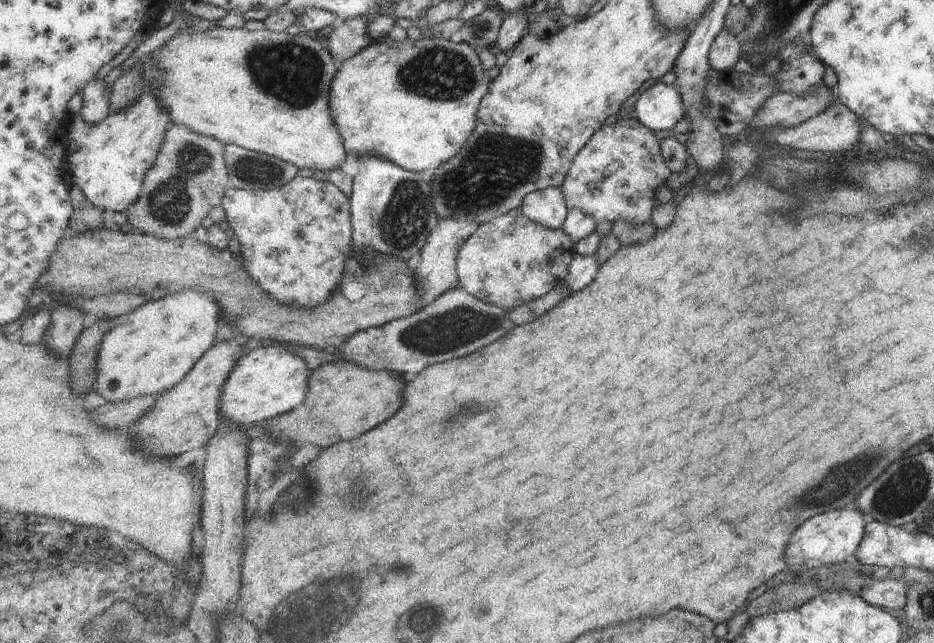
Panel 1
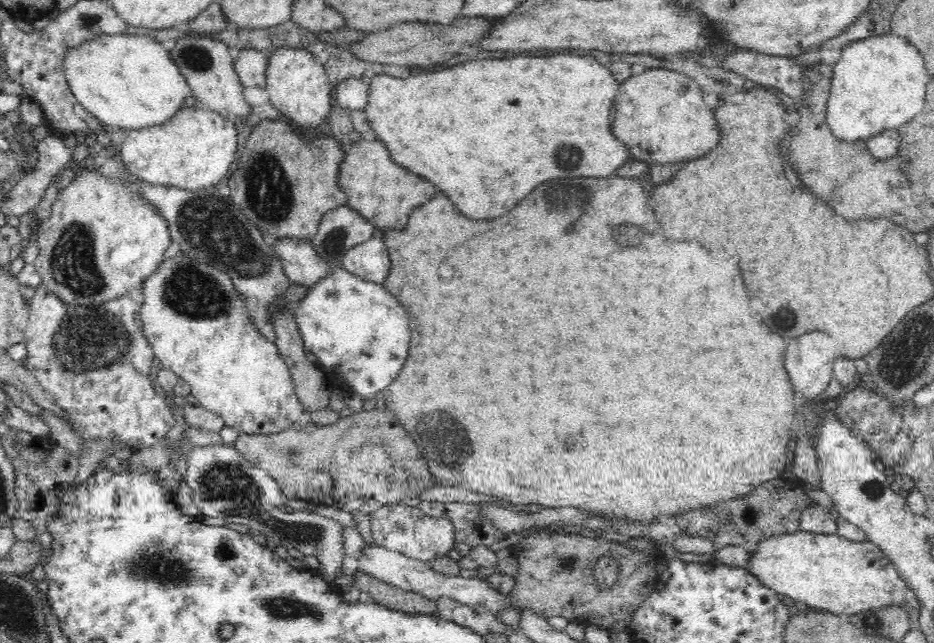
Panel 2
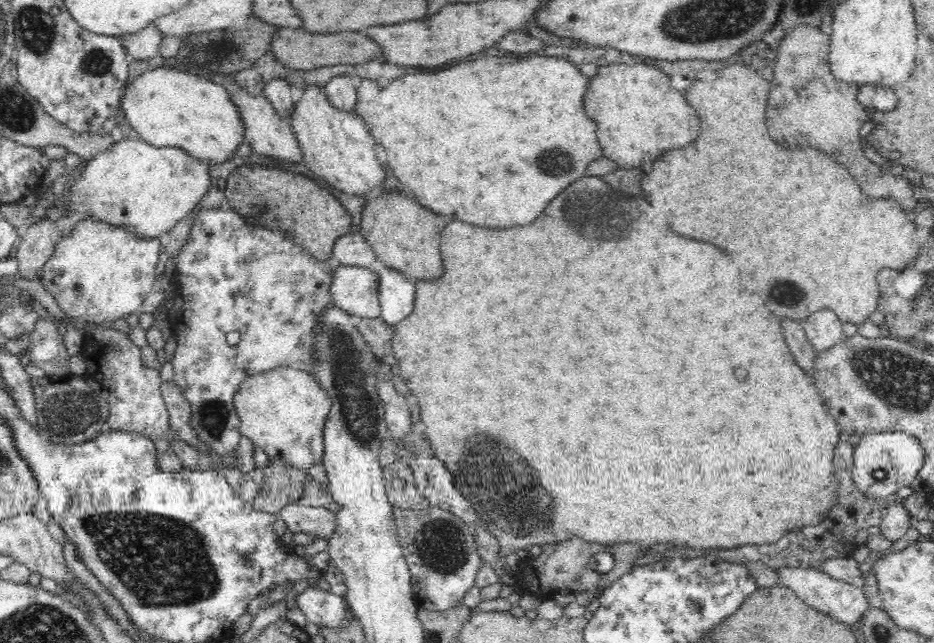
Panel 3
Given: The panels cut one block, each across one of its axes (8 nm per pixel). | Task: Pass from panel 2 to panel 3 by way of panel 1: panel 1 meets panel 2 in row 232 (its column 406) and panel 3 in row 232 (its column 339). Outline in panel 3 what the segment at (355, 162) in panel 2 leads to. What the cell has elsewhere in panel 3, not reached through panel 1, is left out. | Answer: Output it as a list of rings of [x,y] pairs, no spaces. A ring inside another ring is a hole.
[[[384,192],[380,198],[367,201],[363,206],[360,232],[376,253],[377,263],[402,273],[408,281],[416,283],[442,276],[444,266],[440,258],[440,232],[444,226],[442,216],[426,210],[422,204],[404,198],[398,192]]]

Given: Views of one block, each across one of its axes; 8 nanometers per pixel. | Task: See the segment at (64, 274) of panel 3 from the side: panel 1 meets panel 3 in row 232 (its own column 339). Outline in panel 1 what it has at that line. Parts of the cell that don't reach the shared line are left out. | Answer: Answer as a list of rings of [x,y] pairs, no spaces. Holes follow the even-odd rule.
[[[428,36],[395,41],[387,37],[341,63],[331,85],[330,109],[346,144],[346,151],[356,159],[380,155],[416,173],[438,169],[461,152],[471,134],[475,133],[483,97],[490,90],[490,80],[477,52],[469,43],[455,43],[450,39]]]

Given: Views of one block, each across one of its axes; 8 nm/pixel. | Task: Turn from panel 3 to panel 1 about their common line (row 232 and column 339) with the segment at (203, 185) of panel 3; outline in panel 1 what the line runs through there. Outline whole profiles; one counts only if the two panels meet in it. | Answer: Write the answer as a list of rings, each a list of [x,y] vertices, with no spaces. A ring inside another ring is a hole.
[[[213,27],[196,33],[193,31],[183,31],[182,33],[177,31],[162,47],[159,47],[143,61],[142,76],[145,78],[145,87],[151,86],[153,94],[162,100],[163,105],[166,104],[172,118],[172,124],[185,125],[195,133],[219,139],[224,145],[239,145],[252,151],[280,158],[297,165],[299,168],[331,172],[333,169],[340,169],[339,165],[343,160],[347,160],[348,152],[342,134],[334,121],[333,111],[330,109],[331,85],[333,85],[334,76],[338,73],[335,60],[333,60],[334,55],[317,41],[314,39],[313,33],[302,31],[298,35],[291,35],[286,31],[278,33],[267,28],[260,31],[250,31],[244,27],[232,29]]]

